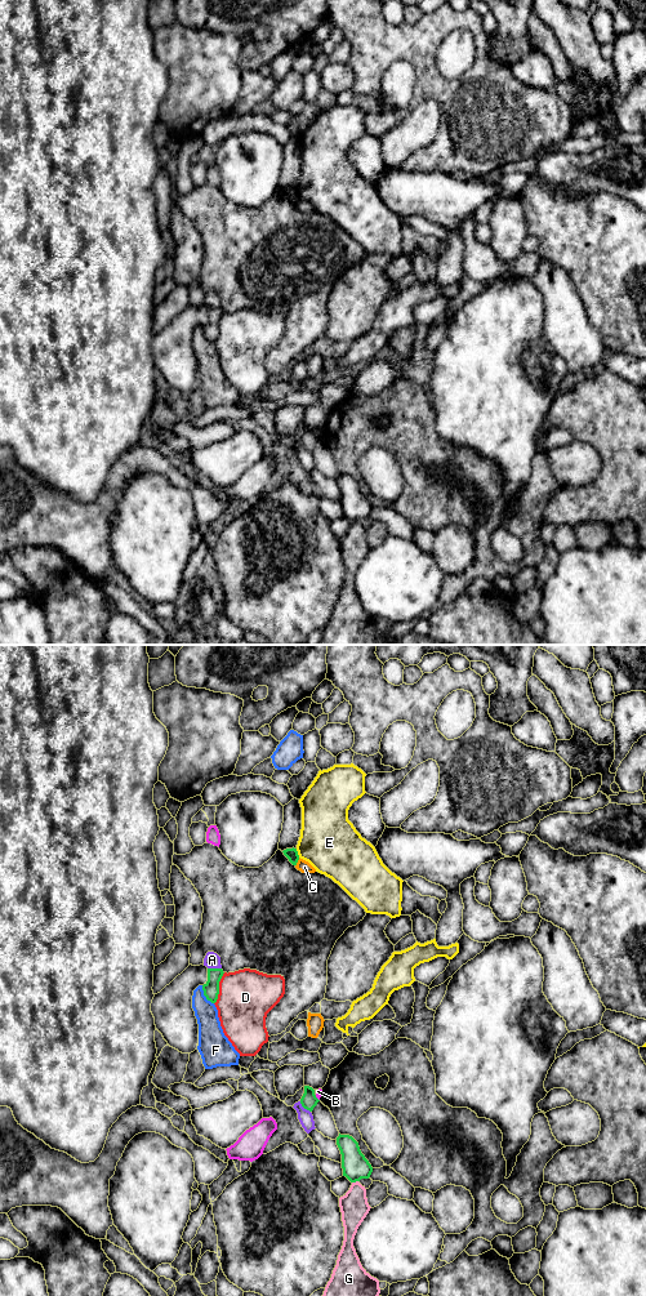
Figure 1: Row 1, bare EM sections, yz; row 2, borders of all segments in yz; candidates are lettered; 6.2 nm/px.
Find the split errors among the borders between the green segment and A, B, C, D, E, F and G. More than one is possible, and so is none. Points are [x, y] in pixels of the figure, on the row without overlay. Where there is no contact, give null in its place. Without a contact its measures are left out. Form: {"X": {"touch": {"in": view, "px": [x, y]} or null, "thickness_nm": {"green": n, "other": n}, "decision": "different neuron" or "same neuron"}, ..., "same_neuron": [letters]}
{"A": {"touch": {"in": "yz", "px": [214, 308]}, "thickness_nm": {"green": 100, "other": 100}, "decision": "different neuron"}, "B": {"touch": {"in": "yz", "px": [316, 437]}, "thickness_nm": {"green": 100, "other": 30}, "decision": "different neuron"}, "C": {"touch": {"in": "yz", "px": [297, 201]}, "thickness_nm": {"green": 80, "other": 80}, "decision": "different neuron"}, "D": {"touch": {"in": "yz", "px": [218, 328]}, "thickness_nm": {"green": 100, "other": 340}, "decision": "different neuron"}, "E": {"touch": {"in": "yz", "px": [297, 192]}, "thickness_nm": {"green": 80, "other": 360}, "decision": "different neuron"}, "F": {"touch": {"in": "yz", "px": [204, 334]}, "thickness_nm": {"green": 100, "other": 160}, "decision": "different neuron"}, "G": {"touch": {"in": "yz", "px": [355, 521]}, "thickness_nm": {"green": 160, "other": 180}, "decision": "different neuron"}, "same_neuron": []}

